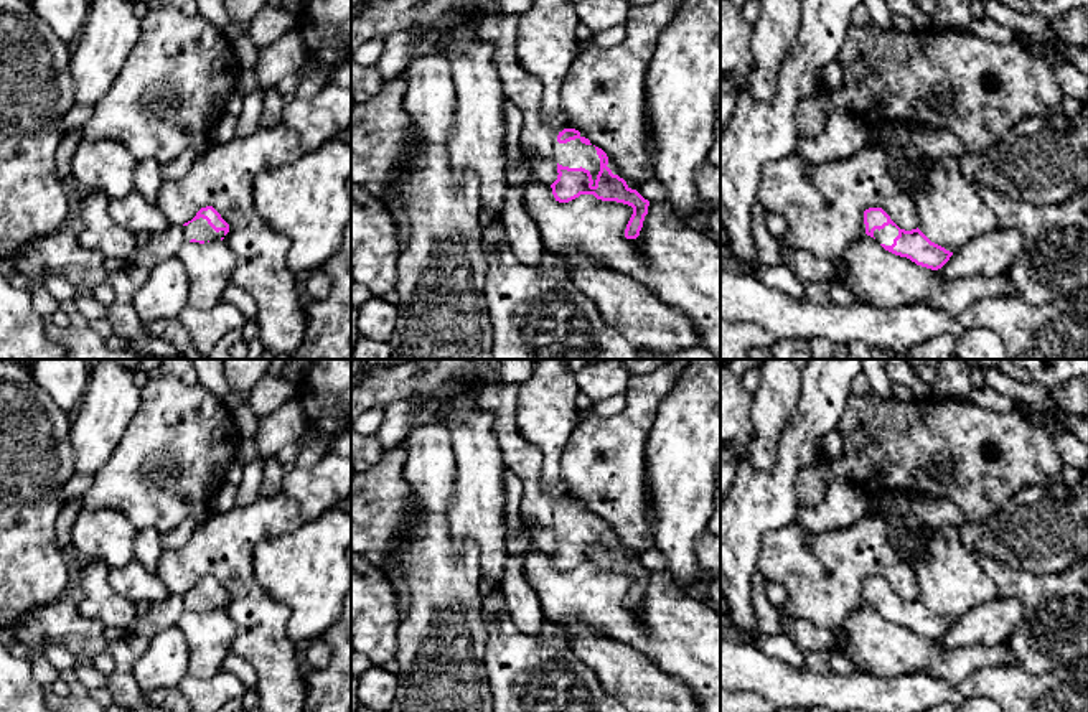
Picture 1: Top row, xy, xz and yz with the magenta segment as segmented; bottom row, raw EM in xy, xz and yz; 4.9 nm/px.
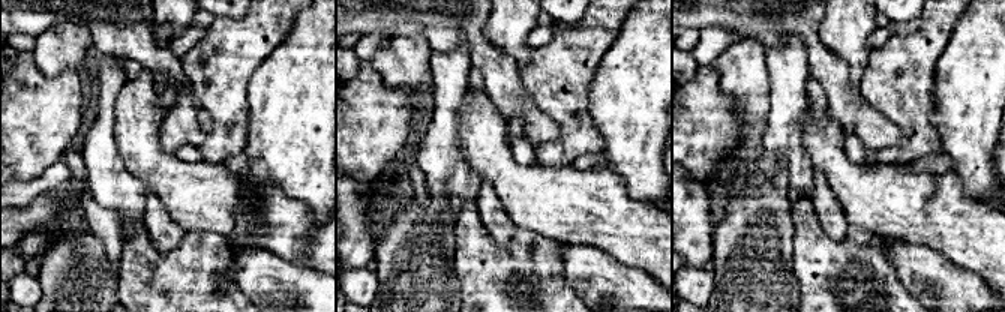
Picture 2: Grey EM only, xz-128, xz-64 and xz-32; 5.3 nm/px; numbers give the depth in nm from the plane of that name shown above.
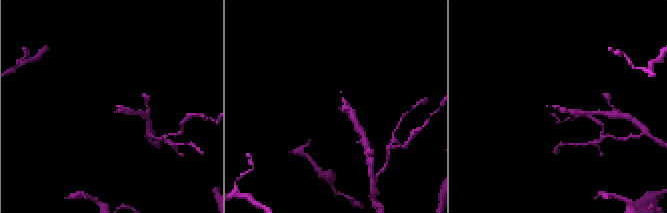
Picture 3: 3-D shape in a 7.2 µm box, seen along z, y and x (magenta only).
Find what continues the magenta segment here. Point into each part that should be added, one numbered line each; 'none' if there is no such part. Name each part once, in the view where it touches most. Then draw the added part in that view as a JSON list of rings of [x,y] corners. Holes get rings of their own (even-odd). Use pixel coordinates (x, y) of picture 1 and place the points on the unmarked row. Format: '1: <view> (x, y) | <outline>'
1: xz (371, 384) | [[[351,359],[351,419],[396,400],[410,402],[417,394],[427,407],[445,382],[467,374],[478,379],[475,405],[495,415],[493,430],[503,461],[523,485],[521,519],[536,529],[554,529],[569,537],[582,536],[590,541],[595,555],[600,541],[597,519],[580,508],[559,513],[559,501],[544,491],[542,452],[526,440],[516,425],[519,386],[499,379],[498,359],[419,359],[392,368],[369,359]]]

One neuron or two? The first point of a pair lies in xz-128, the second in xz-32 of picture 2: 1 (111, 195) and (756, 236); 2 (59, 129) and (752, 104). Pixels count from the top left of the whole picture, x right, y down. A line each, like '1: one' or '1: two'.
1: two
2: two

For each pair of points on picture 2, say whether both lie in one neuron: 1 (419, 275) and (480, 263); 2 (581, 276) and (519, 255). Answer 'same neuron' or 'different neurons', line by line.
1: different neurons
2: different neurons

